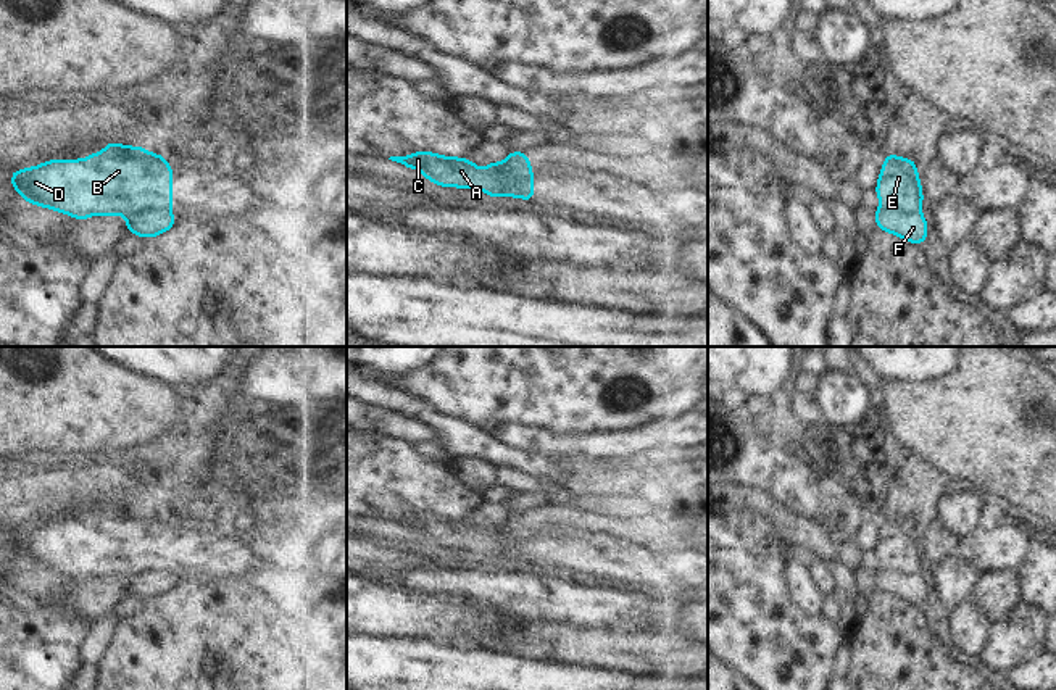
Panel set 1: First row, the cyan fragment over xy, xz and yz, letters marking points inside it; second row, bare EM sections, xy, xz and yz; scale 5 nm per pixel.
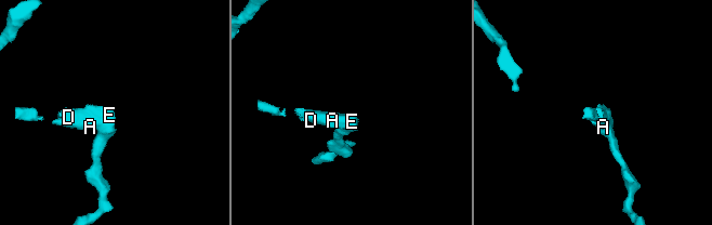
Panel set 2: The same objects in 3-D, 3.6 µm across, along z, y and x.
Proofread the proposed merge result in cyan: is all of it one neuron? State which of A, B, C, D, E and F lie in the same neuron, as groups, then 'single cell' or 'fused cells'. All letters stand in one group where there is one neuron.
groups A B C D E / F; fused cells

